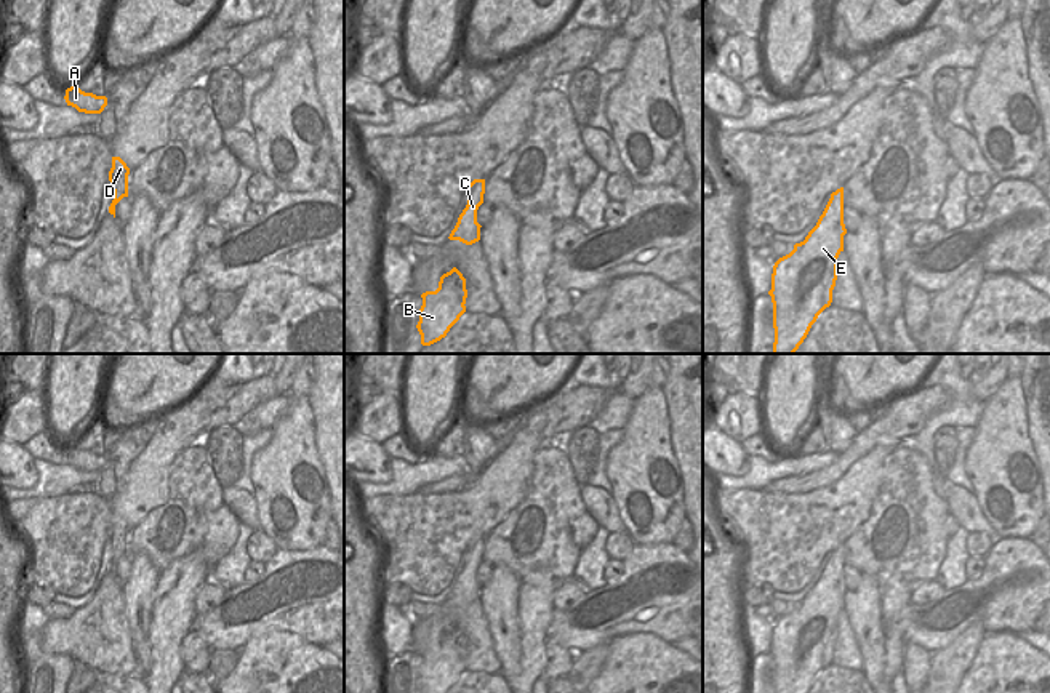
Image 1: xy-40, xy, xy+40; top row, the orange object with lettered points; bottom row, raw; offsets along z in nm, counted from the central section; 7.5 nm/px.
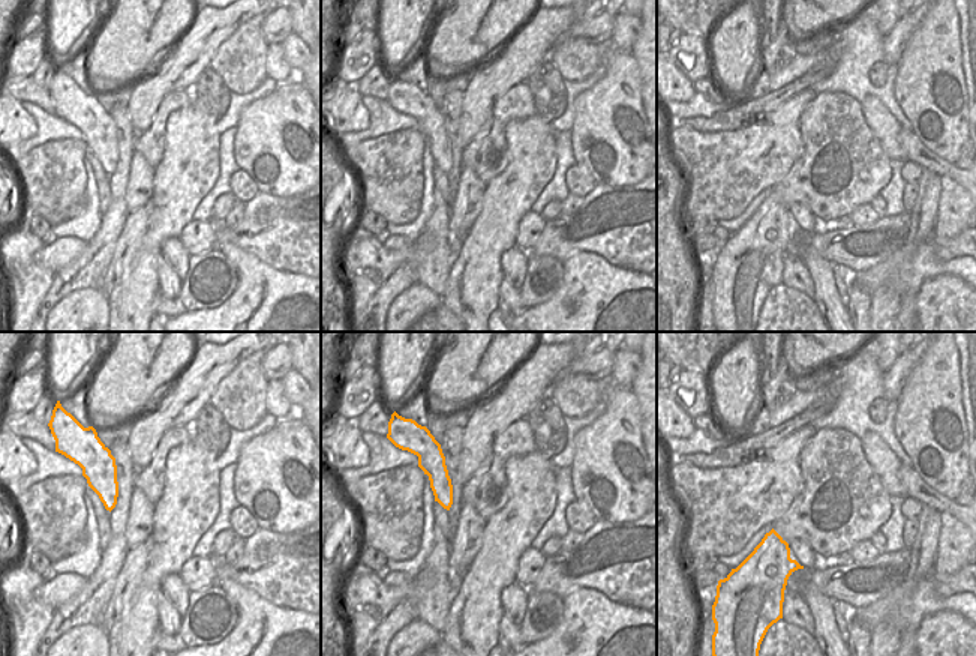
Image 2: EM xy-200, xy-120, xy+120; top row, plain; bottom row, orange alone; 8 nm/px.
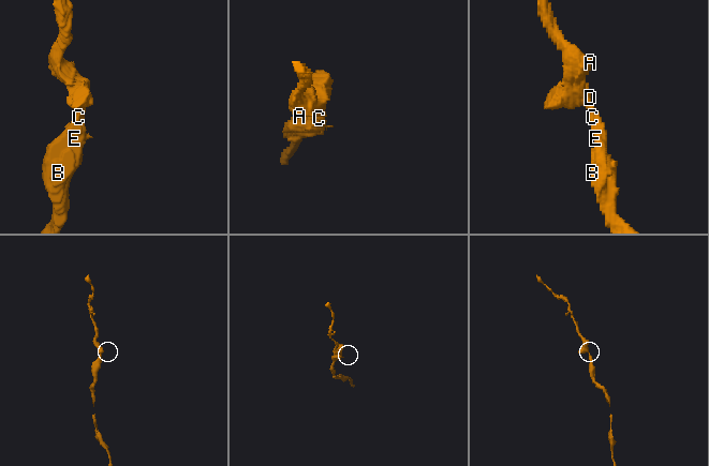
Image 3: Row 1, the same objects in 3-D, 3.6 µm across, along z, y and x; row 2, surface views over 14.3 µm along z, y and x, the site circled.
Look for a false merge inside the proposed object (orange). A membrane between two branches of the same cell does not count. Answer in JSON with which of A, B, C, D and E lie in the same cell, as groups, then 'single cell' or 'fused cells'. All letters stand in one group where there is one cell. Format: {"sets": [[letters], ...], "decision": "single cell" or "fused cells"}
{"sets": [["A", "B", "C", "D", "E"]], "decision": "single cell"}

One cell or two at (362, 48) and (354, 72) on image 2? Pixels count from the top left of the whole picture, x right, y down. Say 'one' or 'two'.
one

